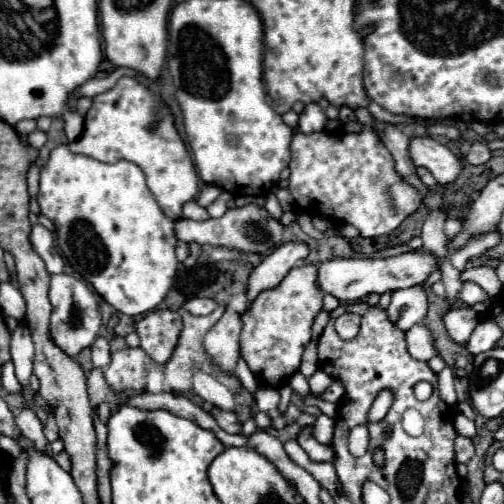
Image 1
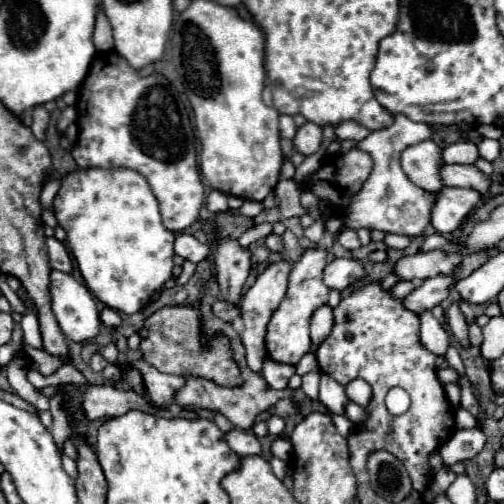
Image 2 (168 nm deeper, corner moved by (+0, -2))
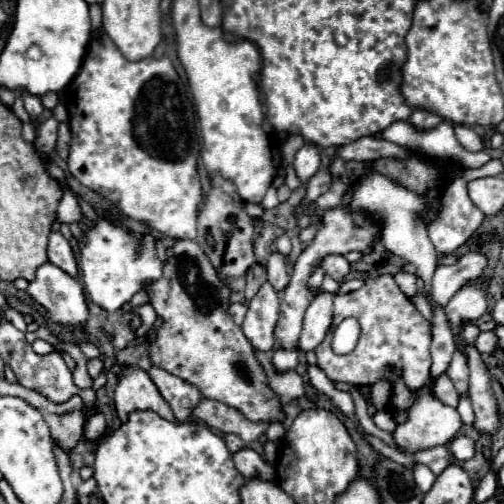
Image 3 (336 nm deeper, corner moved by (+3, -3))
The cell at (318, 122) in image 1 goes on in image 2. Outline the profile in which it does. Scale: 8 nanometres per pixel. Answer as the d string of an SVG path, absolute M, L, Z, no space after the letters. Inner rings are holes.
M306 122L306 124L296 132L294 148L296 148L296 152L300 152L302 156L310 156L310 154L318 152L320 142L322 142L322 128L316 126L316 124L312 124L312 122Z

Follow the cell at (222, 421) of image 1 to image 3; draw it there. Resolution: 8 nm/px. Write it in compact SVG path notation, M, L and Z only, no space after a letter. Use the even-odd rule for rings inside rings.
M243 447L237 453L233 453L233 461L235 461L237 471L245 479L261 477L261 479L267 479L267 481L275 481L275 469L269 463L265 463L261 459L261 455L251 447Z

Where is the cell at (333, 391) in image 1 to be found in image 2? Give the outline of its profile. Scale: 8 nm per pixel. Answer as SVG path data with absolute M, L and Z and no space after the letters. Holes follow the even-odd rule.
M352 380L348 386L346 386L346 394L352 402L360 404L360 406L366 406L372 398L372 388L368 386L368 382L364 380Z

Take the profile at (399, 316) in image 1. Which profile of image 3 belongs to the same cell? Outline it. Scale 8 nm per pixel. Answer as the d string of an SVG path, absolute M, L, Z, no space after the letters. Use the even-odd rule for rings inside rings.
M467 253L455 265L439 265L433 275L431 295L433 299L445 307L449 299L471 281L477 281L487 265L487 259L481 253Z

